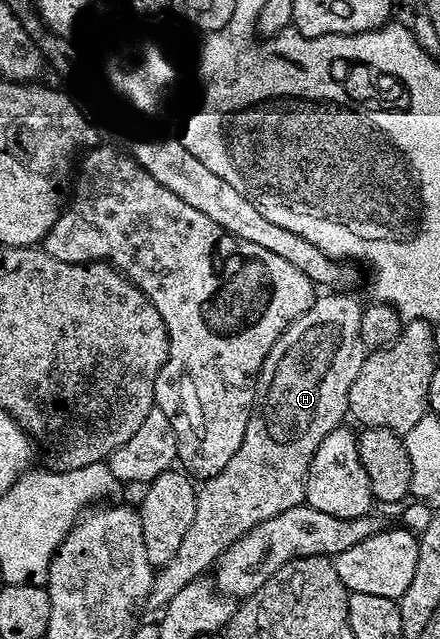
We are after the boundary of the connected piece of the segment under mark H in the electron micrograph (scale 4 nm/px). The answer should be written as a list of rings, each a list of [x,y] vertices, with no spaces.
[[[332,291],[329,297],[324,295],[317,296],[316,302],[312,304],[312,308],[307,309],[304,314],[289,325],[288,329],[274,343],[274,347],[270,347],[270,355],[266,355],[266,359],[262,363],[262,371],[260,378],[256,380],[256,404],[252,407],[252,414],[246,423],[246,435],[242,435],[242,447],[238,447],[238,451],[234,451],[234,459],[230,459],[230,463],[226,463],[226,467],[222,467],[222,471],[218,471],[218,475],[207,478],[199,486],[196,495],[196,514],[194,515],[194,523],[190,523],[190,531],[186,531],[186,539],[182,539],[182,547],[178,547],[178,551],[167,563],[159,566],[155,570],[152,578],[152,586],[146,598],[146,604],[156,611],[163,610],[165,605],[170,603],[170,599],[174,599],[174,595],[178,595],[178,591],[182,591],[182,587],[186,587],[186,583],[203,578],[204,573],[213,568],[219,561],[222,554],[228,550],[233,543],[238,540],[246,531],[255,527],[258,523],[262,523],[271,517],[277,517],[282,511],[286,511],[295,505],[305,504],[304,488],[306,487],[306,479],[308,478],[308,468],[314,459],[314,451],[318,451],[318,443],[322,443],[322,439],[326,439],[326,435],[330,435],[330,431],[341,428],[343,417],[348,413],[348,392],[350,391],[350,383],[354,383],[354,379],[358,379],[358,371],[362,367],[366,356],[366,350],[362,343],[362,335],[360,334],[360,324],[362,323],[361,302],[356,302],[352,297],[343,297],[343,292]]]

